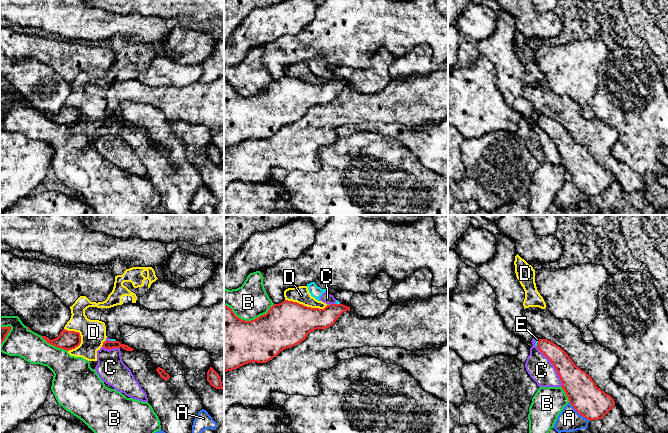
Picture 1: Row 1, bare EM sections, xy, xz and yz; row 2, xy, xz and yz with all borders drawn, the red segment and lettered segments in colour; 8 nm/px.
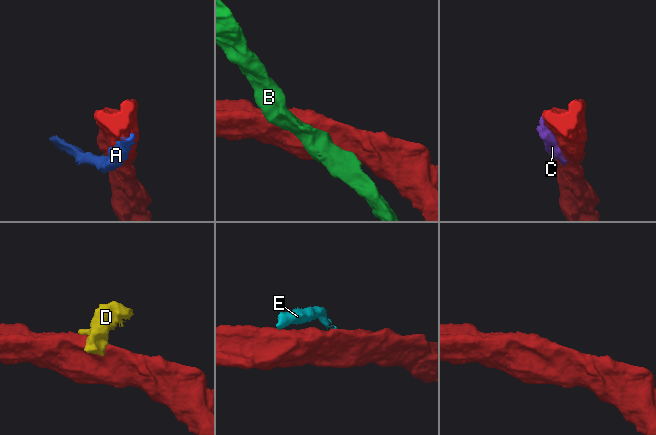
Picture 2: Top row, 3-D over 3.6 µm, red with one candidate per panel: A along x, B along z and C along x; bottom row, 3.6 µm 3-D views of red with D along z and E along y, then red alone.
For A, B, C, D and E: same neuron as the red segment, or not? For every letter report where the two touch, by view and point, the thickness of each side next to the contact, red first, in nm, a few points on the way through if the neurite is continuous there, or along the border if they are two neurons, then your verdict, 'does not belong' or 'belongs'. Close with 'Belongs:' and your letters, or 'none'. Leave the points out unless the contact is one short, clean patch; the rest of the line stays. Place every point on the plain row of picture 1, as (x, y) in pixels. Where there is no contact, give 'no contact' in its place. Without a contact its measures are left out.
A: meets red in yz at (579, 189); 260 nm thick on the red side, 180 nm on the other; does not belong
B: meets red in xz at (248, 97); 460 nm thick on the red side, 280 nm on the other; does not belong
C: meets red in yz at (554, 142); 240 nm thick on the red side, 200 nm on the other; does not belong
D: meets red in xz at (306, 82); 360 nm thick on the red side, 140 nm on the other; does not belong
E: meets red in yz at (538, 118); 150 nm thick on the red side, 20 nm on the other; border along yz (539, 115), (536, 121); does not belong
Belongs: none

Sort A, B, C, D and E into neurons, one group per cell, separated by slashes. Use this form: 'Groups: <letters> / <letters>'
Groups: A / B / C E / D

